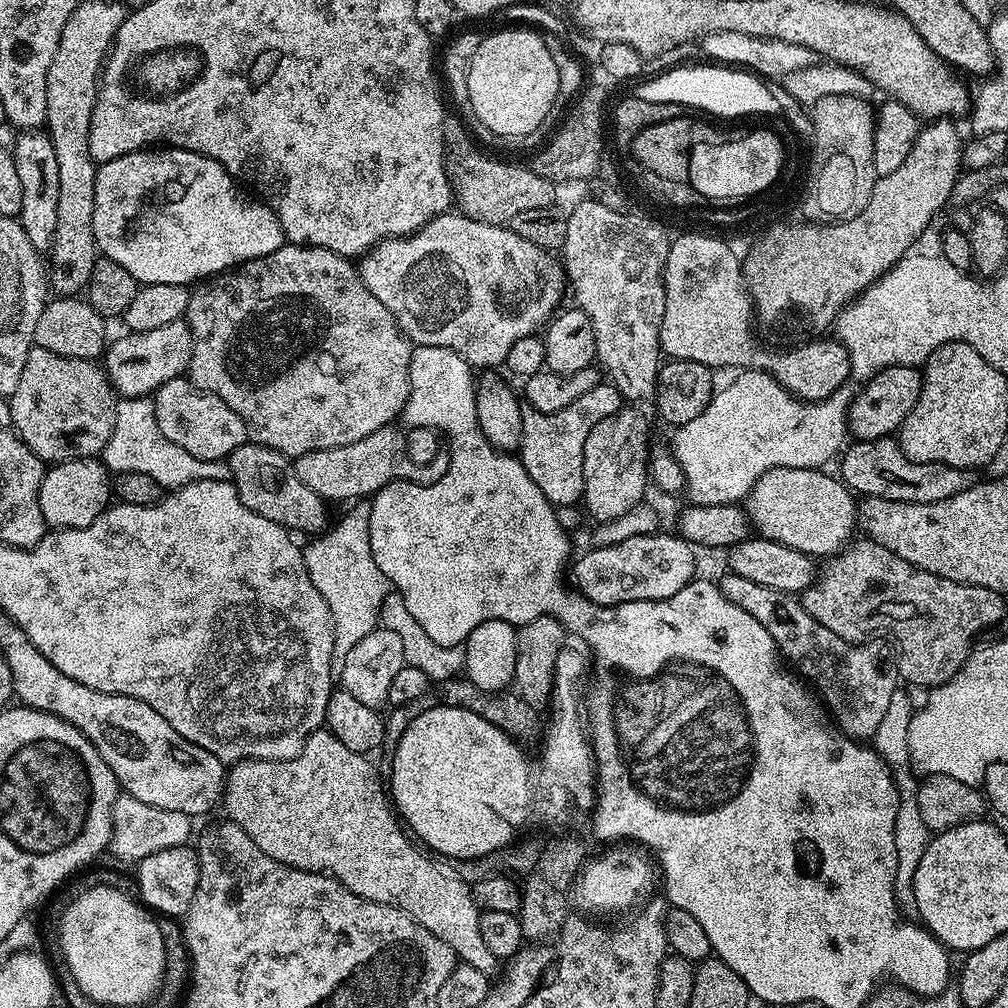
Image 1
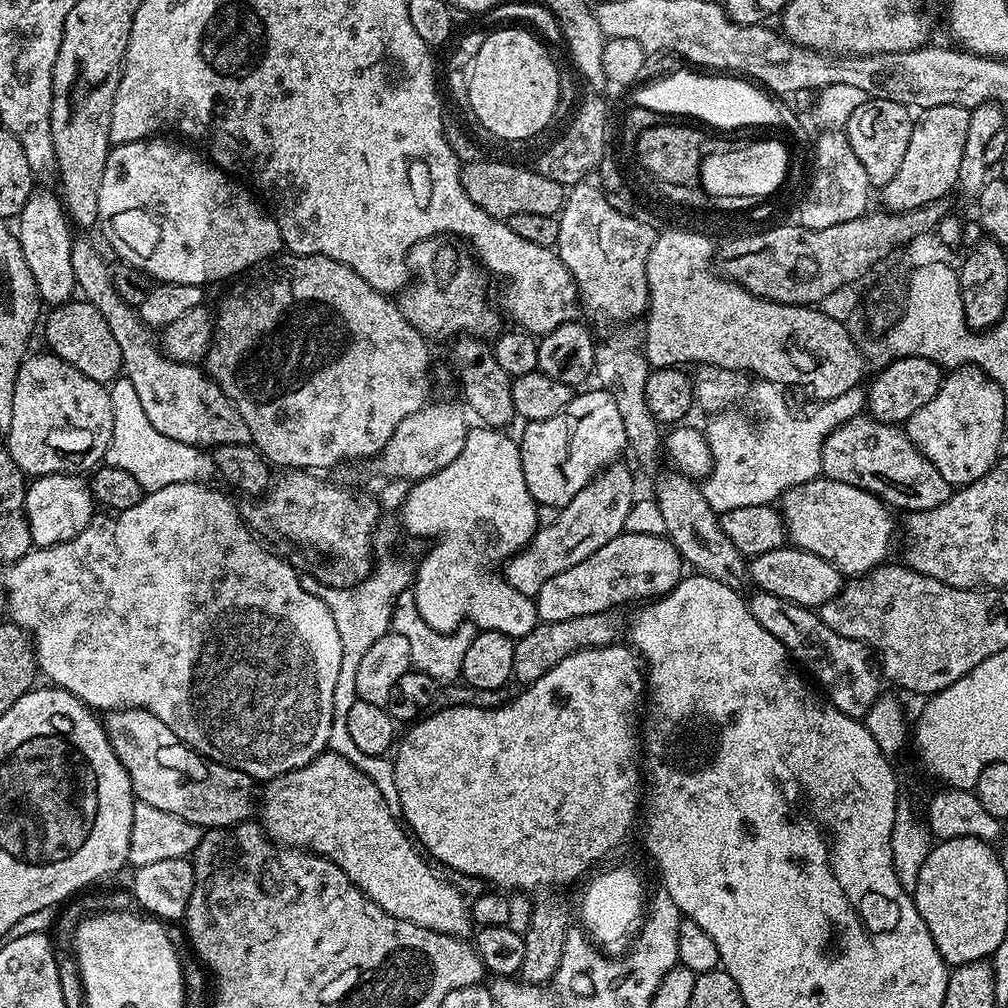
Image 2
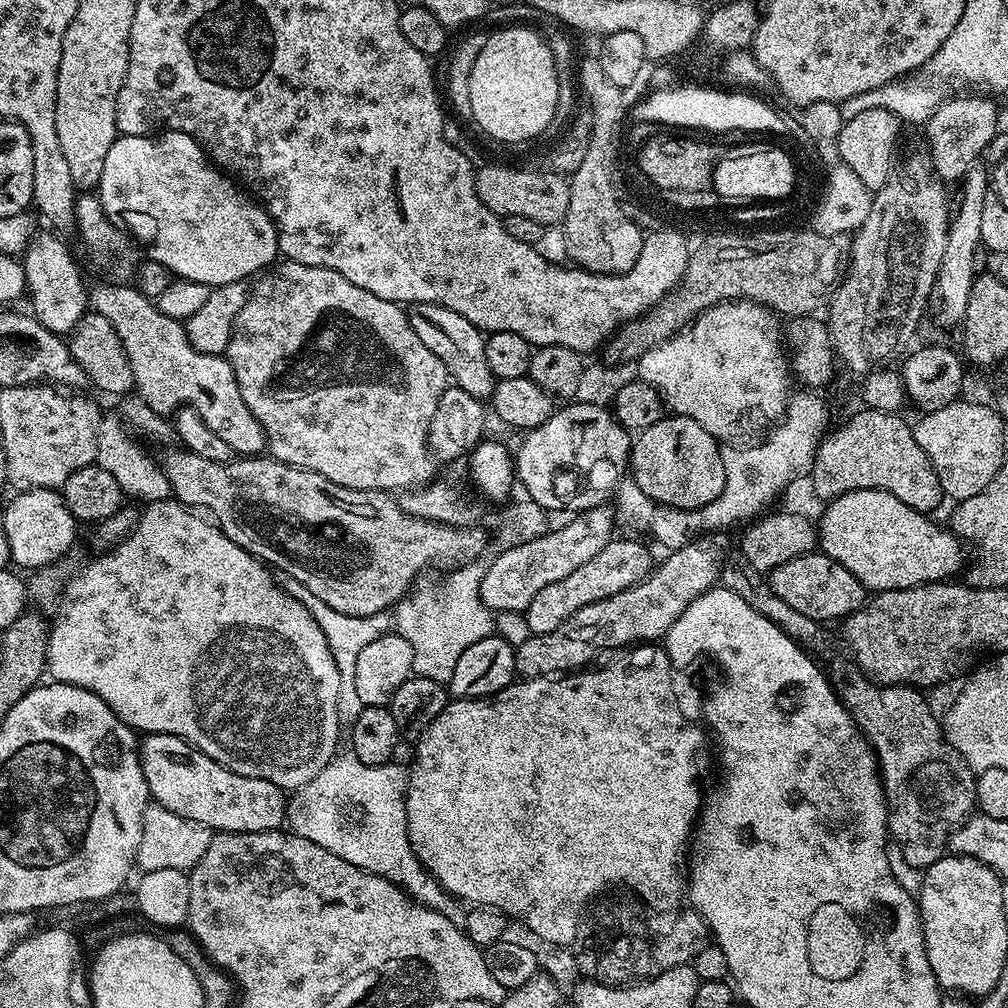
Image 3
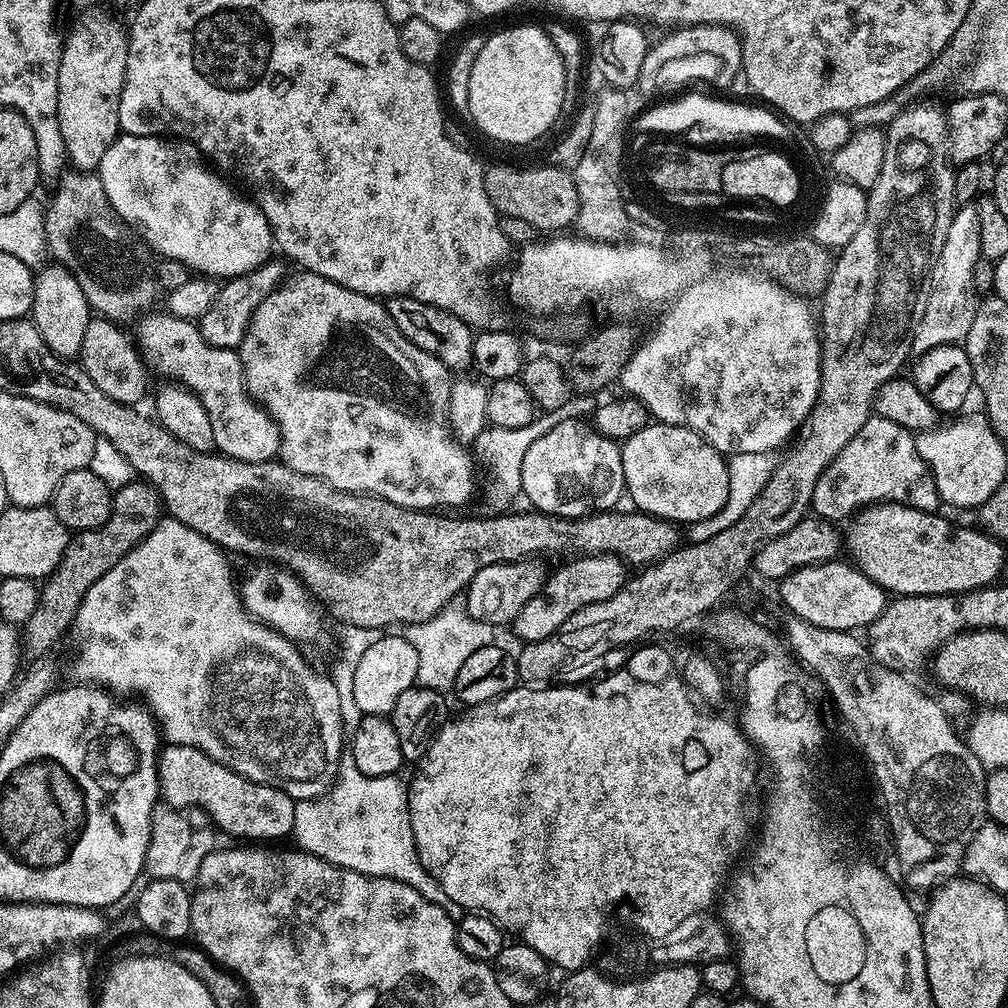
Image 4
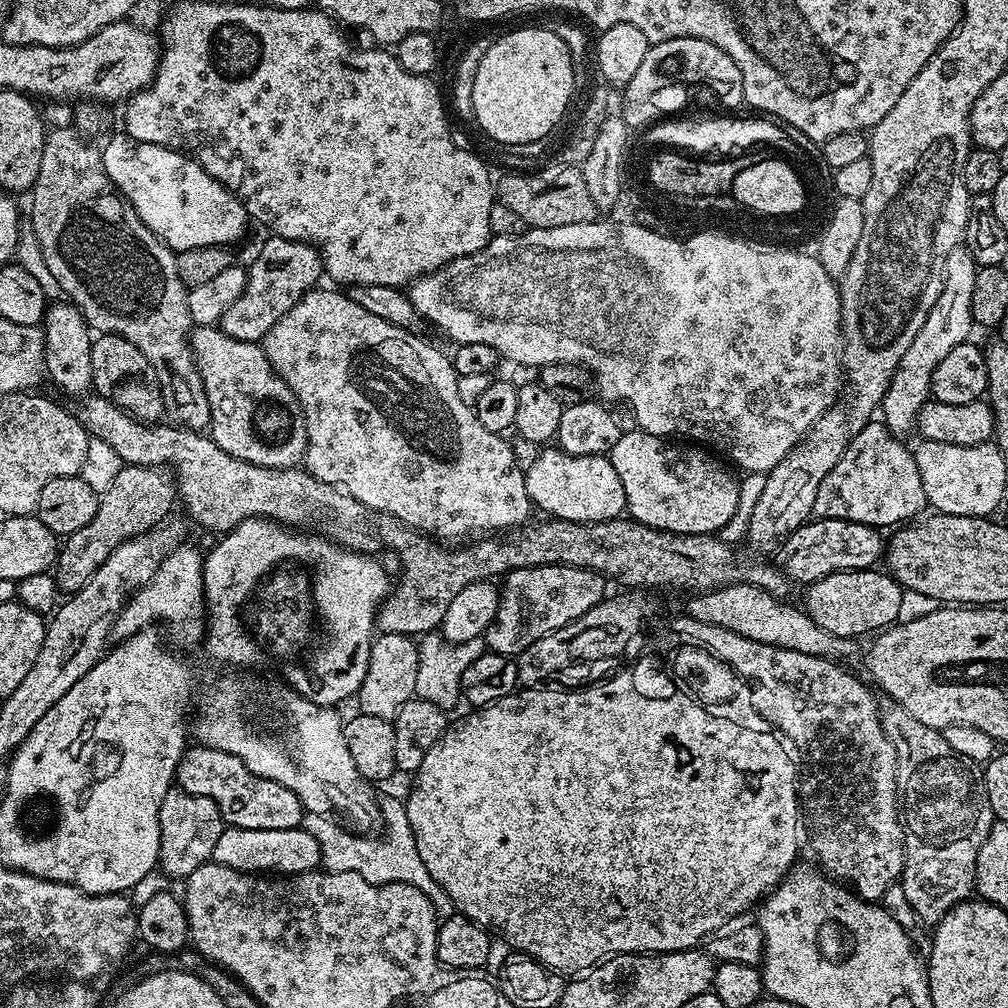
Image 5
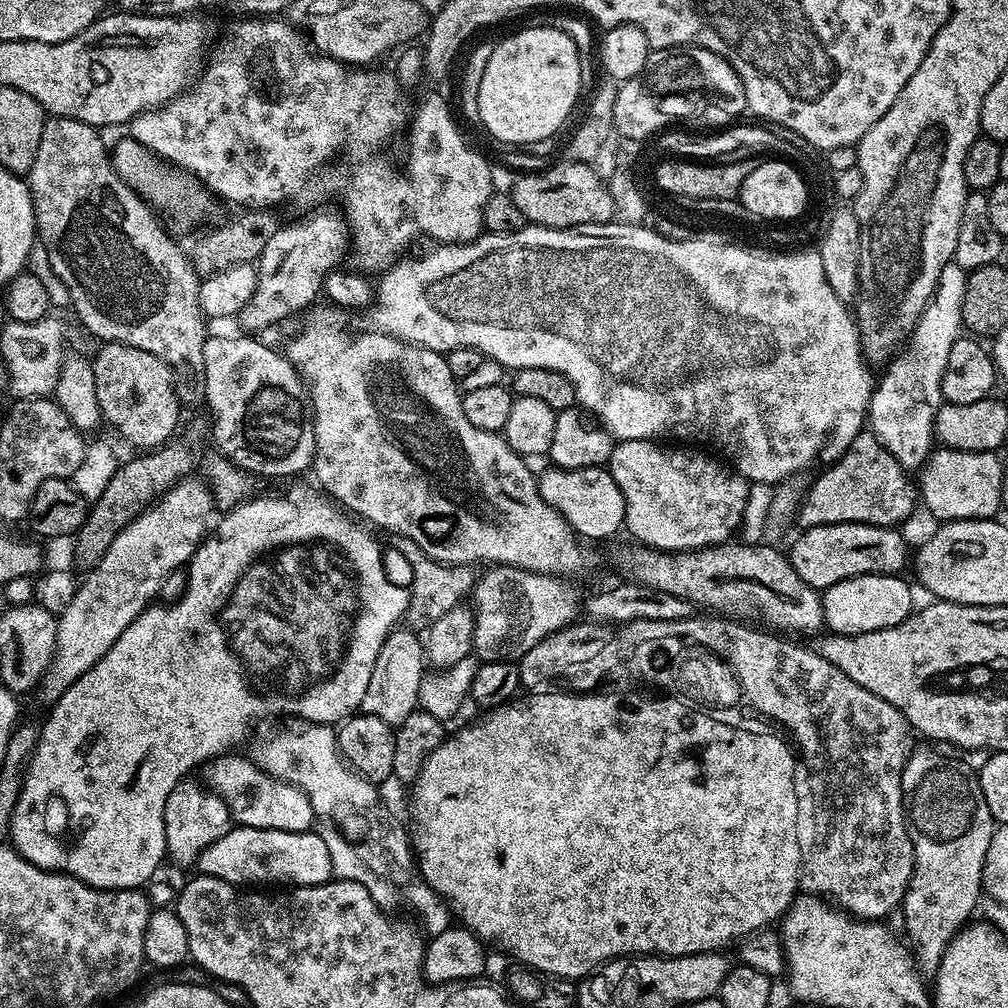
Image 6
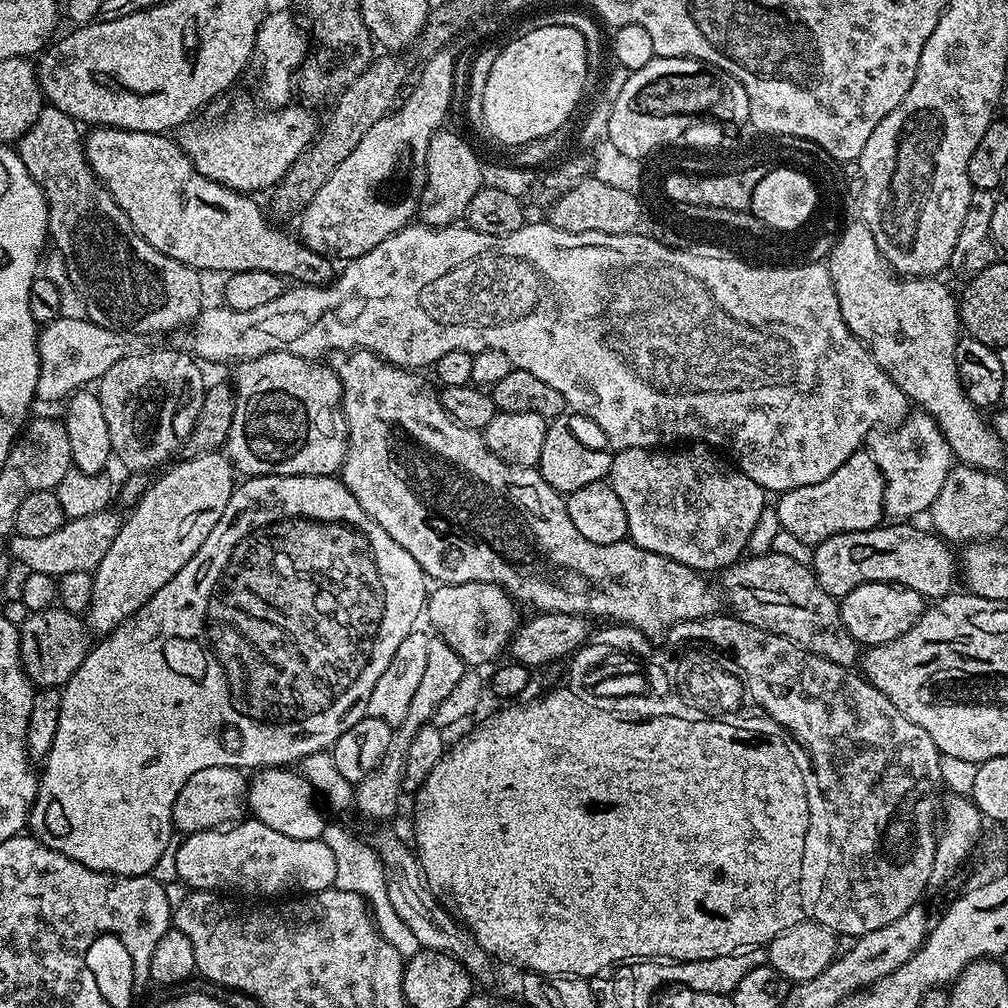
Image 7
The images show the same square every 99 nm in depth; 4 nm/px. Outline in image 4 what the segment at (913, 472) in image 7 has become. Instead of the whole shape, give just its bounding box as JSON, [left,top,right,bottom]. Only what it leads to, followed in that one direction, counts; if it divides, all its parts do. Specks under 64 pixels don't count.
[913,203,982,358]

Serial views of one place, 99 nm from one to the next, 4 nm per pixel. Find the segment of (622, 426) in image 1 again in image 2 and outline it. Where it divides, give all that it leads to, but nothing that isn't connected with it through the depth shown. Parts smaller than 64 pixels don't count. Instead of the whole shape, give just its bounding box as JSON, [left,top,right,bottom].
[504,462,638,598]

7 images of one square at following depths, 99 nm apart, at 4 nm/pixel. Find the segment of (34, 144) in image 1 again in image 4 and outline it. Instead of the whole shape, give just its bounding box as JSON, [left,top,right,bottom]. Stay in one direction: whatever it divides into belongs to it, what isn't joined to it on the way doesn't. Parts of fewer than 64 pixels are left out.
[30,266,90,357]

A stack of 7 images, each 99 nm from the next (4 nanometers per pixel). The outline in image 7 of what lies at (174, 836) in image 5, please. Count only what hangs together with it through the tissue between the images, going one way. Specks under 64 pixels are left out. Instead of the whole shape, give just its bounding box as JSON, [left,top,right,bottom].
[172,766,248,834]

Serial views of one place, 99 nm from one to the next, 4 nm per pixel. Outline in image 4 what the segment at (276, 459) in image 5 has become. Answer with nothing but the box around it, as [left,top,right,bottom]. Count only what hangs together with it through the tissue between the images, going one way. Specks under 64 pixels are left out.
[139,314,280,462]

